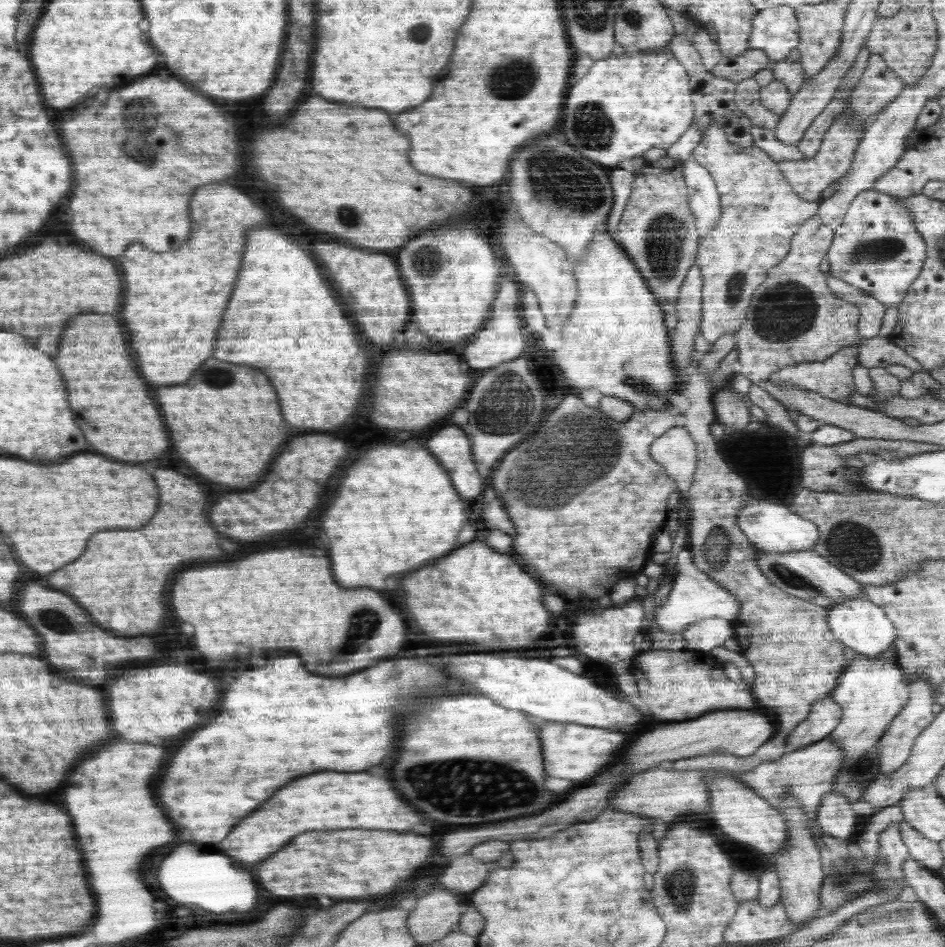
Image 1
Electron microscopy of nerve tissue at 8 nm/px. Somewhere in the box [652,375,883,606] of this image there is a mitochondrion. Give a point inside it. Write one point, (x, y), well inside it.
(718, 554)

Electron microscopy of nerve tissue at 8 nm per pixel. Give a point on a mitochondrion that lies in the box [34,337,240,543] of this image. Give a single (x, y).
(214, 376)

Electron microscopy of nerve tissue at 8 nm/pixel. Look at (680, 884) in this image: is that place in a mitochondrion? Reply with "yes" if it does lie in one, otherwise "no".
yes

